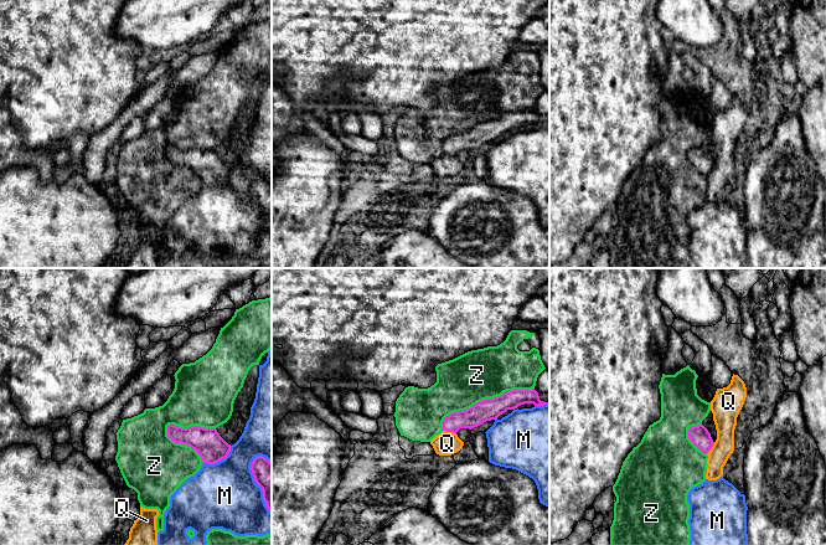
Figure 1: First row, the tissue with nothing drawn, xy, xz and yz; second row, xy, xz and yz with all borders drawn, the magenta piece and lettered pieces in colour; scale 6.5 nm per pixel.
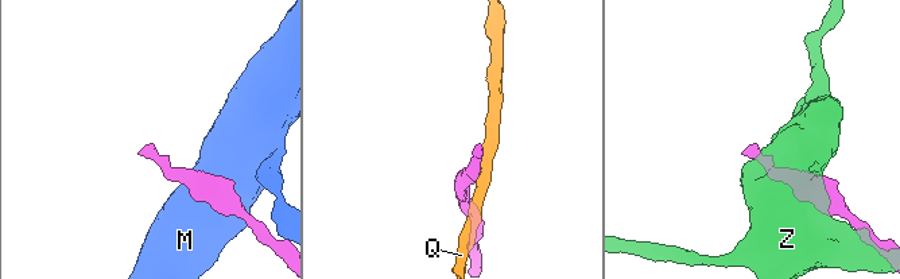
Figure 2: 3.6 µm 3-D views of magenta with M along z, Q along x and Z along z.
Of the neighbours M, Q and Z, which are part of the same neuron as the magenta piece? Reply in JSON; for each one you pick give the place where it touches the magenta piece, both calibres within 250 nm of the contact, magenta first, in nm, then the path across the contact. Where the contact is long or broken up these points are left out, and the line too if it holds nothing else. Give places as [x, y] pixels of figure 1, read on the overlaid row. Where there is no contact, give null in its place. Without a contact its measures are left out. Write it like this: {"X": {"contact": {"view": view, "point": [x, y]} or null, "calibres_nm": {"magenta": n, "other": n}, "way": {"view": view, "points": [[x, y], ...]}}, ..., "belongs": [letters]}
{"belongs": []}

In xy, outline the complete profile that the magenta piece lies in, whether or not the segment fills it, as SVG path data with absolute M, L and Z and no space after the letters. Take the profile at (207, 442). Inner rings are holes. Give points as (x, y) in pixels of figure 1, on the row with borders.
M169 425L167 436L175 443L190 446L200 454L203 463L208 464L215 464L224 459L231 451L231 444L220 436L216 428L203 428L198 426L182 428Z

